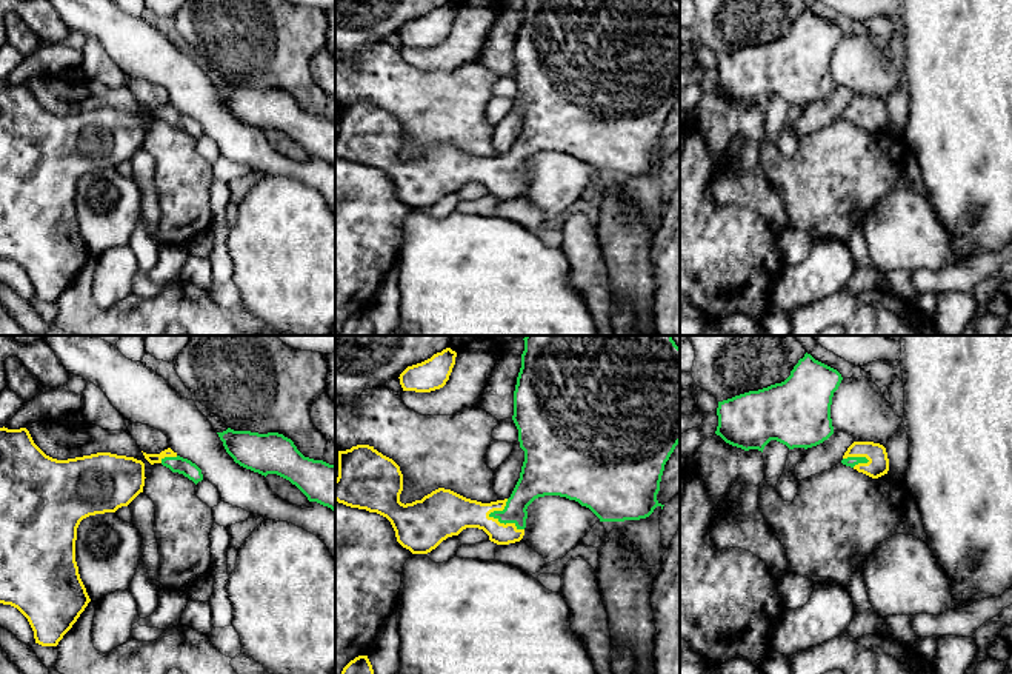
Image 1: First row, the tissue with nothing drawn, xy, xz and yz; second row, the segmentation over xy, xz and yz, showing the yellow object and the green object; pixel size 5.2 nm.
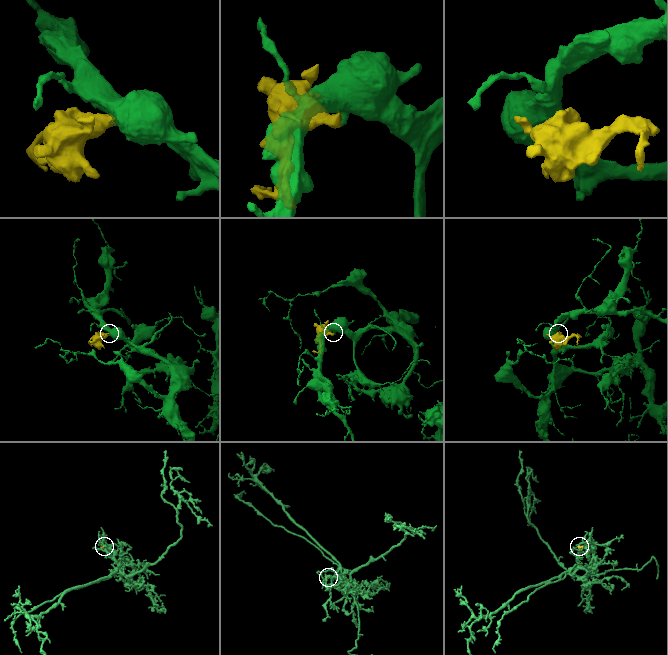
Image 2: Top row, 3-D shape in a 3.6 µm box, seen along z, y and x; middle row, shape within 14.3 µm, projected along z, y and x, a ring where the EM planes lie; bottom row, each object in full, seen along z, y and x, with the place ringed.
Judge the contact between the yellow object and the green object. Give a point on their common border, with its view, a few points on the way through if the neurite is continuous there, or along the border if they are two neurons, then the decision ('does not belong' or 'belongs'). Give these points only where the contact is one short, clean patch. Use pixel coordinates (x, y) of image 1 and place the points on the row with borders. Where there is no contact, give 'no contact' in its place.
meets yellow in xz at (506, 523); runs through xz (460, 513), (488, 516), (506, 523), (508, 516), (532, 483); belongs

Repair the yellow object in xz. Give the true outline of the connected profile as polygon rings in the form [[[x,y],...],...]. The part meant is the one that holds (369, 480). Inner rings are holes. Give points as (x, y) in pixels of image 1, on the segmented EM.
[[[526,335],[524,351],[521,354],[521,368],[517,377],[514,391],[514,415],[512,420],[518,429],[520,448],[524,451],[524,462],[521,466],[520,479],[509,499],[491,503],[481,503],[466,499],[451,489],[438,488],[421,500],[412,503],[401,503],[400,494],[403,491],[403,474],[400,466],[389,457],[378,452],[374,446],[357,445],[346,451],[338,451],[338,477],[335,479],[335,500],[351,508],[366,509],[386,517],[394,531],[397,542],[409,549],[412,554],[428,554],[435,549],[443,540],[458,536],[466,528],[483,529],[489,540],[497,545],[509,545],[520,542],[524,536],[528,506],[538,497],[560,495],[578,502],[581,506],[589,508],[600,522],[624,522],[640,520],[649,517],[657,506],[663,509],[657,500],[660,482],[664,465],[680,443],[680,348],[672,340],[672,335]]]

